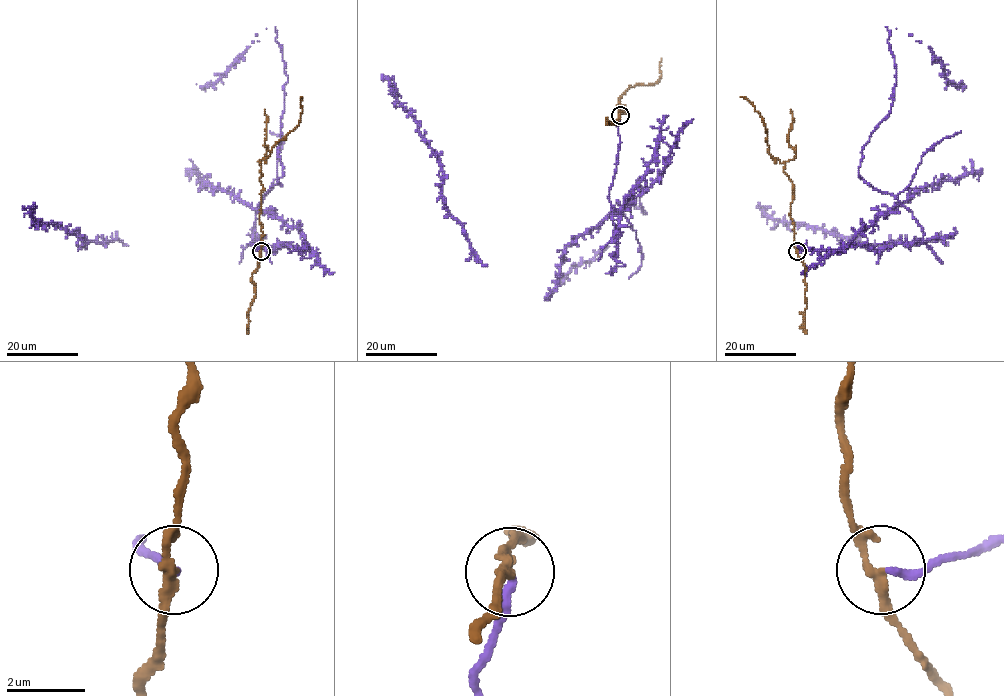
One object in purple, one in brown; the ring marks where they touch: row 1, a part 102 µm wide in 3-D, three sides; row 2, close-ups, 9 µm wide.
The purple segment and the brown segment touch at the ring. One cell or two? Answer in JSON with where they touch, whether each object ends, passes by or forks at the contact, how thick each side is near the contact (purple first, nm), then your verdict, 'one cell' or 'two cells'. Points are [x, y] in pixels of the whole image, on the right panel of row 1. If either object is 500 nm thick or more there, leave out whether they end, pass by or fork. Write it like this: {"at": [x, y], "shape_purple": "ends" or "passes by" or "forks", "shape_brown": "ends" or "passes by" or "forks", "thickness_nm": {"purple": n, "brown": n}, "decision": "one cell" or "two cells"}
{"at": [797, 251], "shape_purple": "ends", "shape_brown": "forks", "thickness_nm": {"purple": 200, "brown": 180}, "decision": "two cells"}

